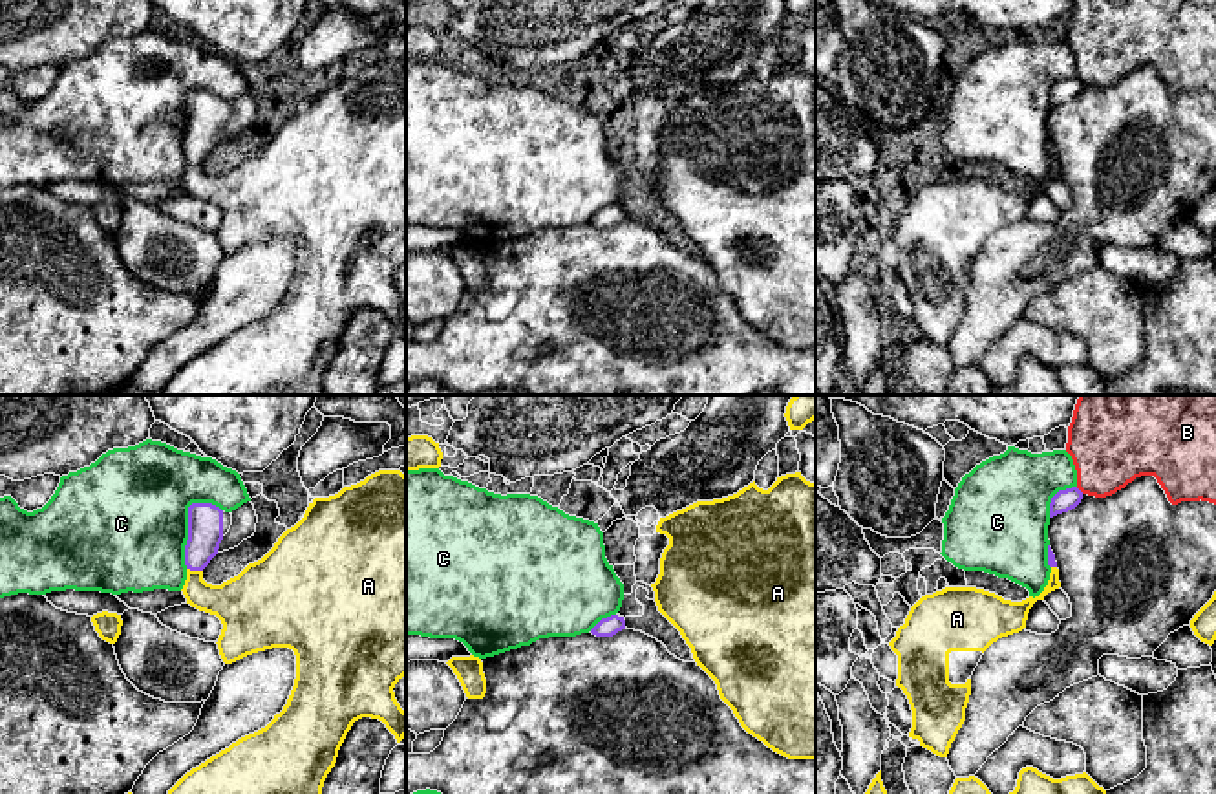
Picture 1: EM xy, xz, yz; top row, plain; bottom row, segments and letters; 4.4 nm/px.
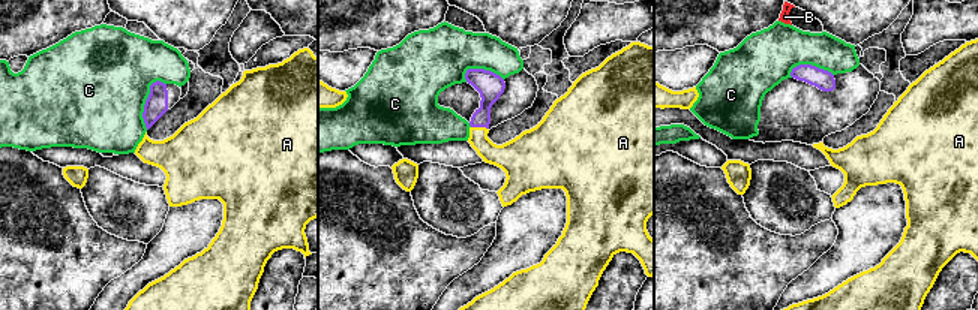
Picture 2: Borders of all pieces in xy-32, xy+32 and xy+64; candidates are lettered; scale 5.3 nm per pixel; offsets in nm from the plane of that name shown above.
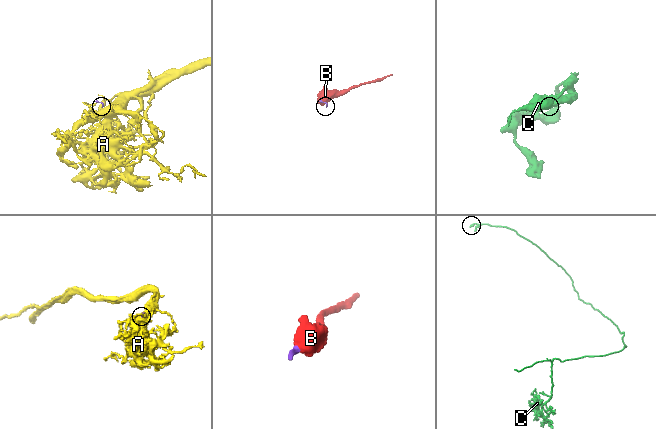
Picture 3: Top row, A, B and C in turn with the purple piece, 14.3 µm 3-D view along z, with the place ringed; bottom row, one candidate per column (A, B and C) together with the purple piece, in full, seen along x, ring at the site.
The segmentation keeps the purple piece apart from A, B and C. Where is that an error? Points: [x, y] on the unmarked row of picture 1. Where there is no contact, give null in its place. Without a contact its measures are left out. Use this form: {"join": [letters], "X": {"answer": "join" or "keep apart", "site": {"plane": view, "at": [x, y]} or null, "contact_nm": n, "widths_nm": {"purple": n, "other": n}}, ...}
{"join": ["A"], "A": {"answer": "join", "site": {"plane": "xy", "at": [194, 160]}, "contact_nm": 70, "widths_nm": {"purple": 160, "other": 220}}, "B": {"answer": "keep apart", "site": {"plane": "yz", "at": [1077, 79]}, "contact_nm": 50, "widths_nm": {"purple": 100, "other": 340}}, "C": {"answer": "keep apart", "site": {"plane": "xy", "at": [189, 118]}, "contact_nm": 320, "widths_nm": {"purple": 160, "other": 500}}}

